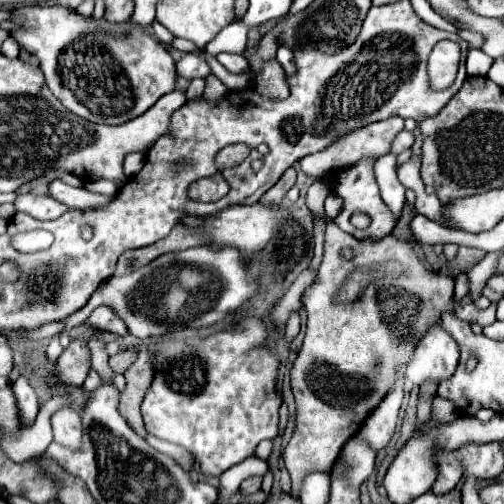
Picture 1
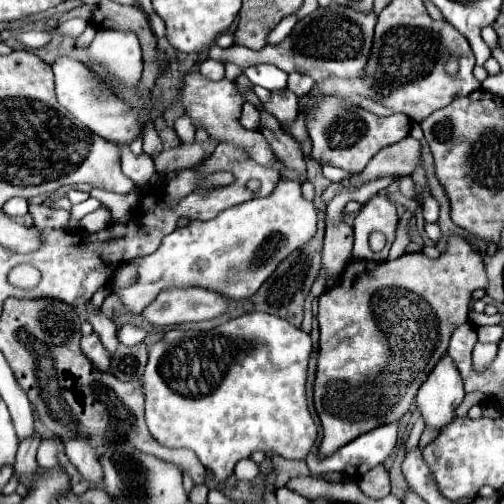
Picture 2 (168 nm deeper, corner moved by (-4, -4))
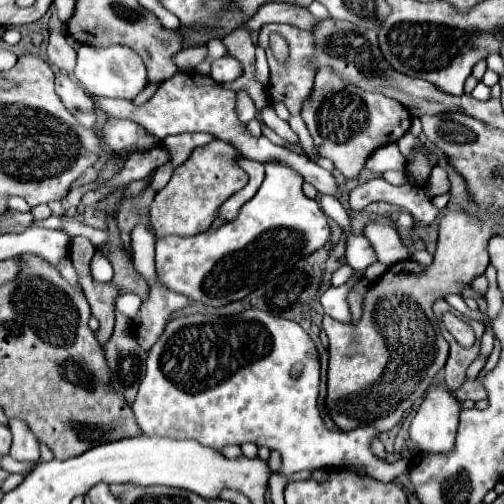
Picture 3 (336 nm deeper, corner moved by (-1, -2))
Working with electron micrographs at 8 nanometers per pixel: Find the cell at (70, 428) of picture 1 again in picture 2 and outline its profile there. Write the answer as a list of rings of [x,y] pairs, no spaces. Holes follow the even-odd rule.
[[[82,437],[62,439],[62,445],[64,445],[64,455],[80,471],[80,475],[92,483],[98,483],[102,477],[102,467],[88,439],[82,439]]]

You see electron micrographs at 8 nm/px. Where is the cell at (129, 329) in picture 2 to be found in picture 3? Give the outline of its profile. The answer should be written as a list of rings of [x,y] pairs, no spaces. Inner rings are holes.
[[[134,293],[122,294],[117,298],[116,308],[127,317],[134,319],[142,304],[141,298]]]

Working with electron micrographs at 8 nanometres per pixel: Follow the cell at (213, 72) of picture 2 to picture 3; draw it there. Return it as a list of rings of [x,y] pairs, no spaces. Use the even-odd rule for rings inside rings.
[[[223,55],[221,59],[213,61],[213,65],[211,65],[211,77],[219,83],[231,83],[237,77],[241,77],[241,73],[243,73],[243,67],[231,55]]]

